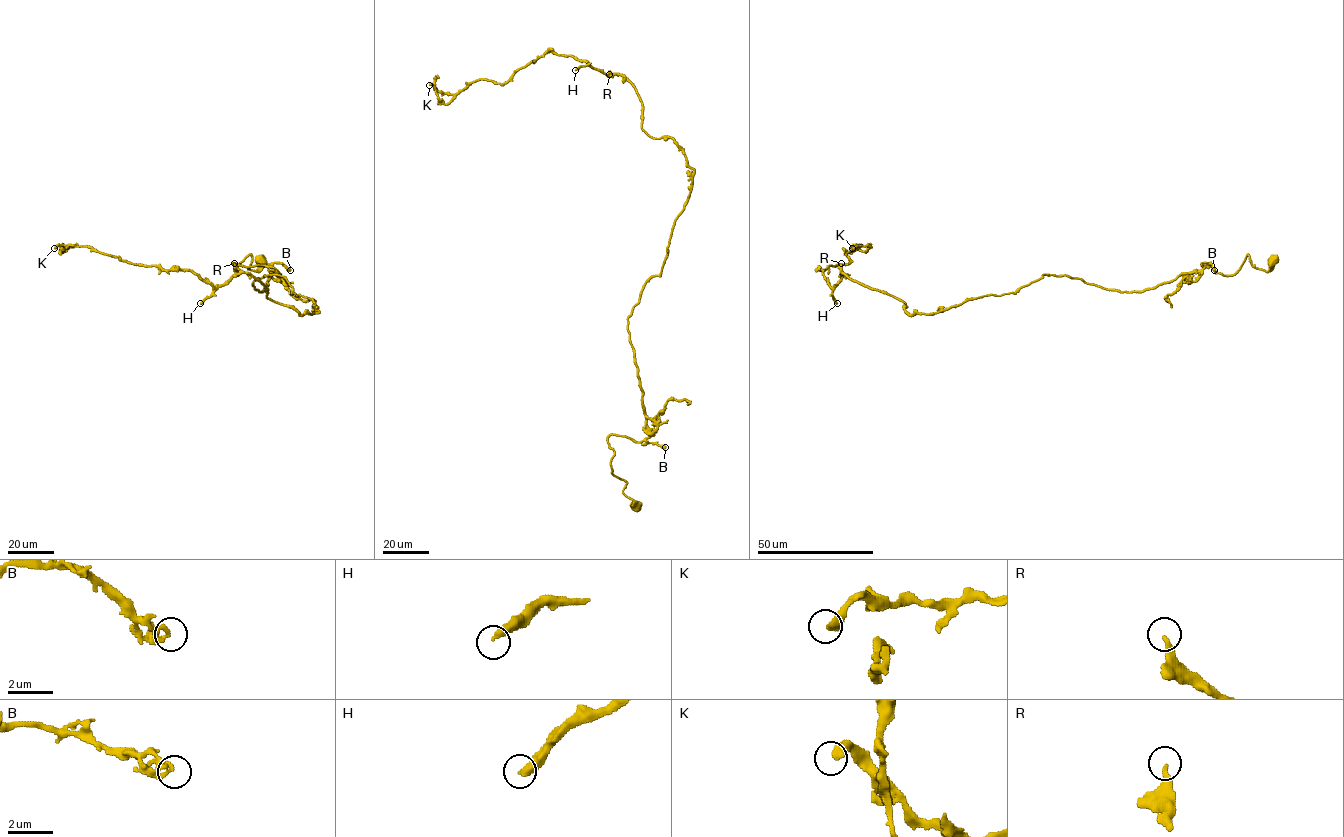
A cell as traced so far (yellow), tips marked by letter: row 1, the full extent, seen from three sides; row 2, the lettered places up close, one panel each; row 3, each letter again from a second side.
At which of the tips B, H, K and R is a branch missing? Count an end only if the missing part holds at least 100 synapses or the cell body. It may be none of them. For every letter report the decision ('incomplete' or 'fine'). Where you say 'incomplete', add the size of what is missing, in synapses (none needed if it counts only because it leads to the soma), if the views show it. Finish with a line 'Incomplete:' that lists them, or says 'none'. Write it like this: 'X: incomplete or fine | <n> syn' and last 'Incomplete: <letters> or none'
B: fine
H: incomplete | 110 syn
K: fine
R: fine
Incomplete: H

